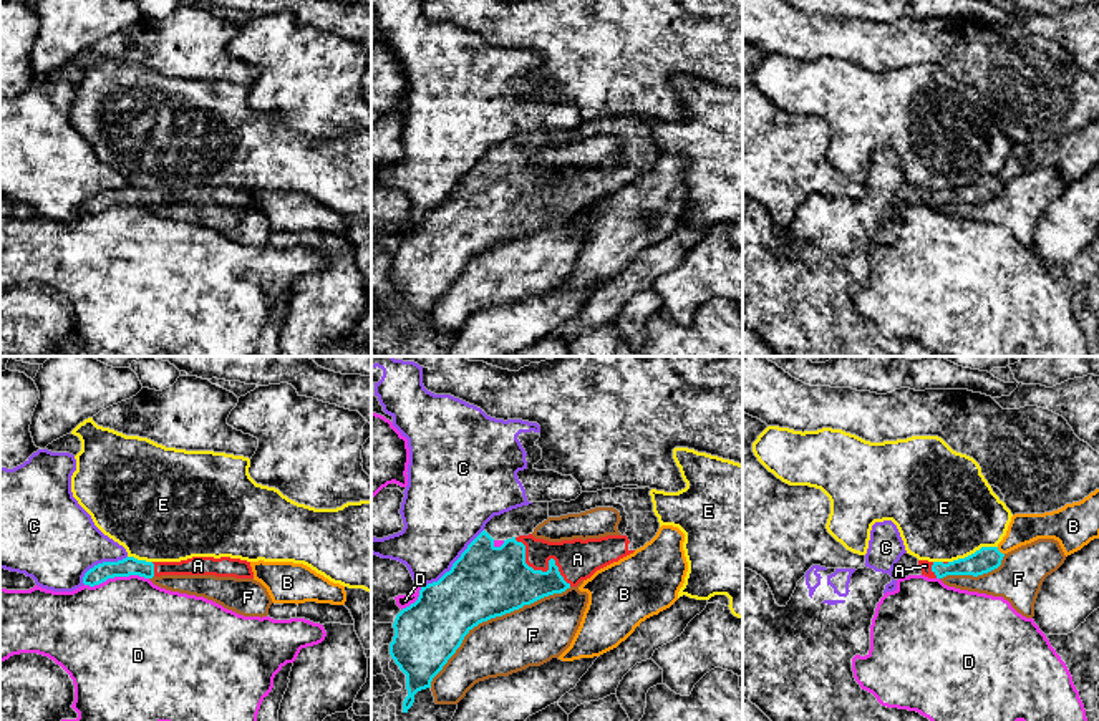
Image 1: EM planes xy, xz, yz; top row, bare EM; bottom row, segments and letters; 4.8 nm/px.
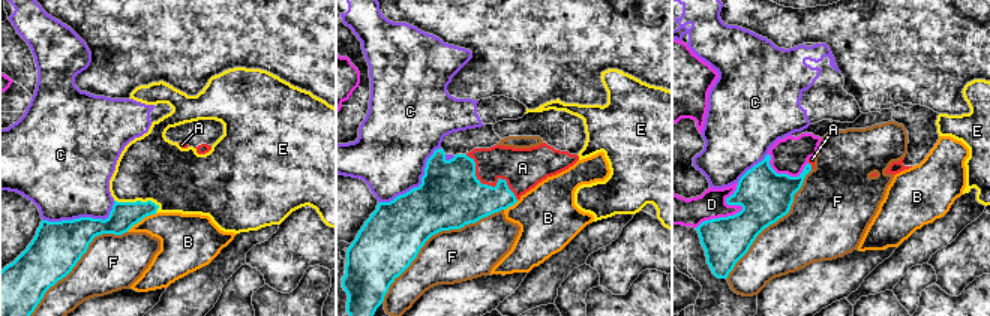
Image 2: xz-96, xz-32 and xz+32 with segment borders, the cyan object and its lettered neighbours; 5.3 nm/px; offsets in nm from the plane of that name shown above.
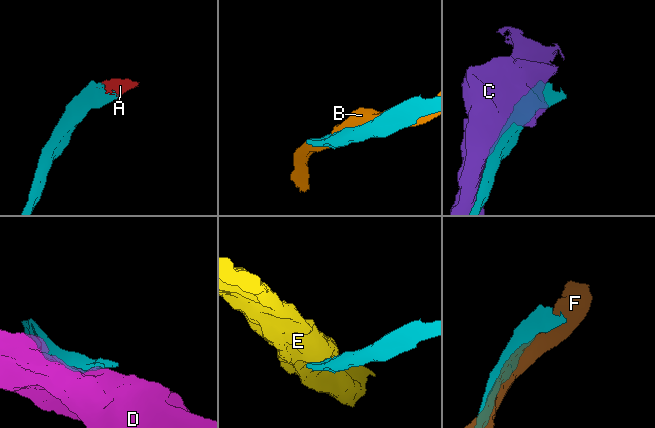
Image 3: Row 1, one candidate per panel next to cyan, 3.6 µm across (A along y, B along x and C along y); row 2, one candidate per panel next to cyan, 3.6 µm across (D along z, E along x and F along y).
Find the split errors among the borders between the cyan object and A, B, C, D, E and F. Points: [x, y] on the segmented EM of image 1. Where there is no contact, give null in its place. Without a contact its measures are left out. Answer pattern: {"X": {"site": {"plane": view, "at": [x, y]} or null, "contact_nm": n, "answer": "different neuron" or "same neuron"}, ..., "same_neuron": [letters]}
{"A": {"site": {"plane": "xz", "at": [541, 570]}, "contact_nm": 360, "answer": "same neuron"}, "B": {"site": {"plane": "yz", "at": [998, 551]}, "contact_nm": 50, "answer": "different neuron"}, "C": {"site": {"plane": "xz", "at": [453, 564]}, "contact_nm": 420, "answer": "different neuron"}, "D": {"site": {"plane": "xy", "at": [116, 575]}, "contact_nm": 320, "answer": "different neuron"}, "E": {"site": {"plane": "yz", "at": [972, 554]}, "contact_nm": 260, "answer": "different neuron"}, "F": {"site": {"plane": "xz", "at": [493, 617]}, "contact_nm": 850, "answer": "different neuron"}, "same_neuron": ["A"]}

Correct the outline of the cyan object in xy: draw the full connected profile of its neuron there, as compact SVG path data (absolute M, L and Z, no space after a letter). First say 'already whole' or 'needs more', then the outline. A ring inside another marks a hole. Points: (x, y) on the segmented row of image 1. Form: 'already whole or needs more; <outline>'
needs more; M126 557L118 562L103 562L90 569L83 583L94 587L108 578L139 575L144 578L161 575L215 575L215 577L235 577L254 578L250 562L230 557L192 557L181 562L146 562L134 557Z

